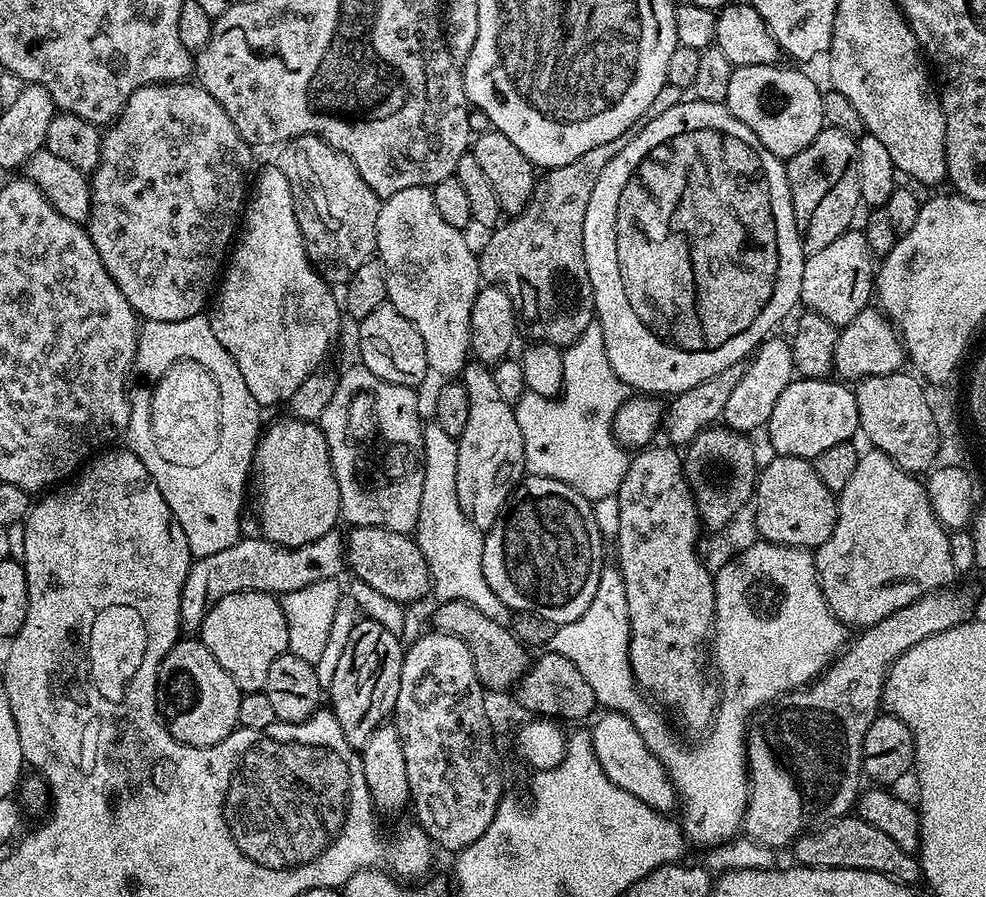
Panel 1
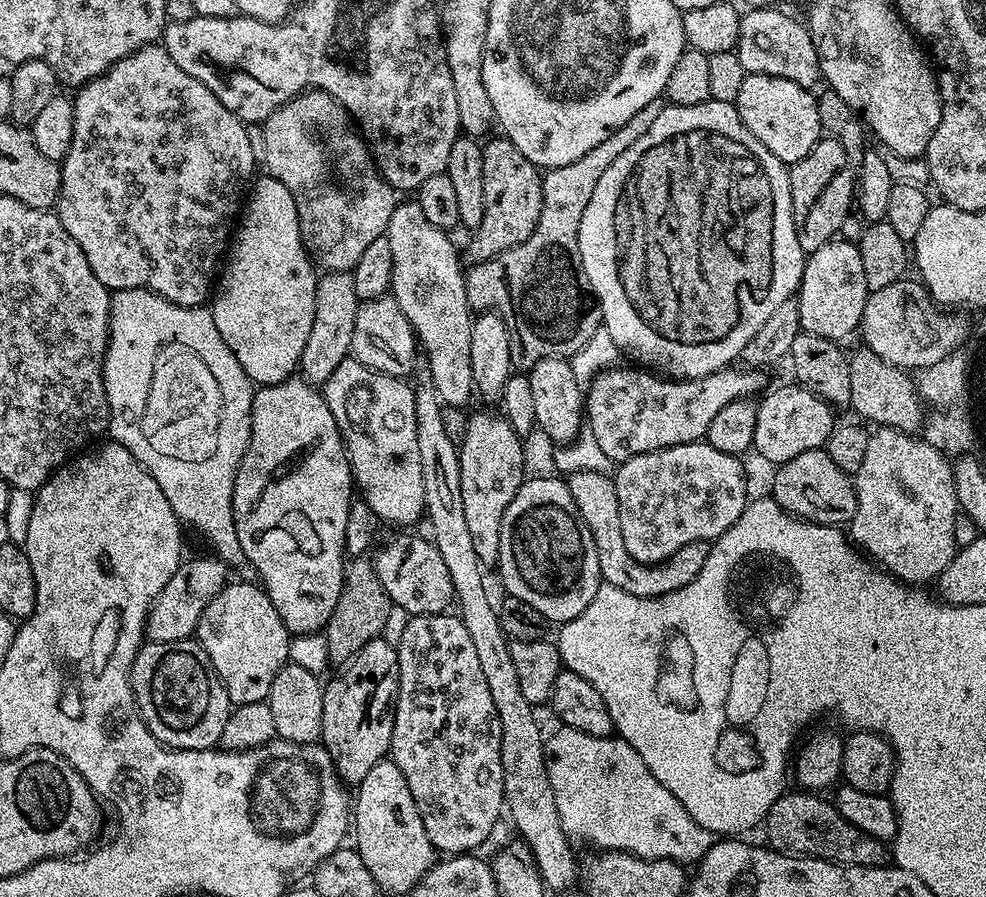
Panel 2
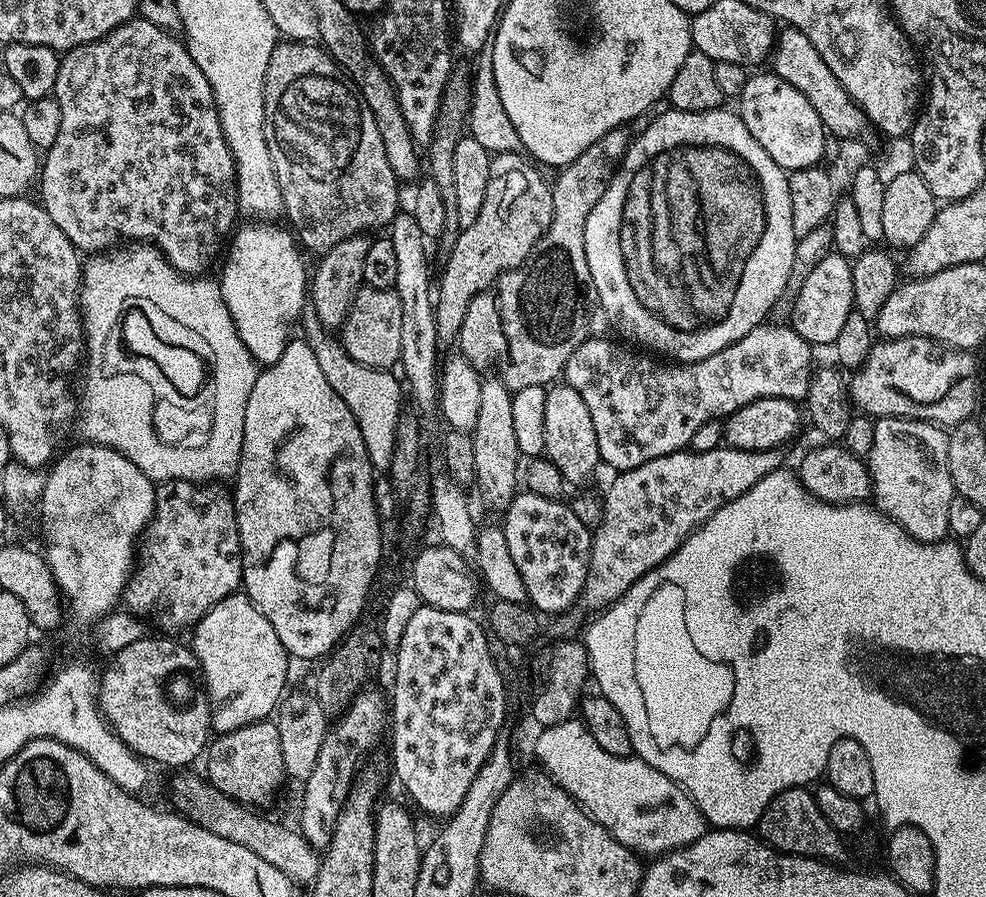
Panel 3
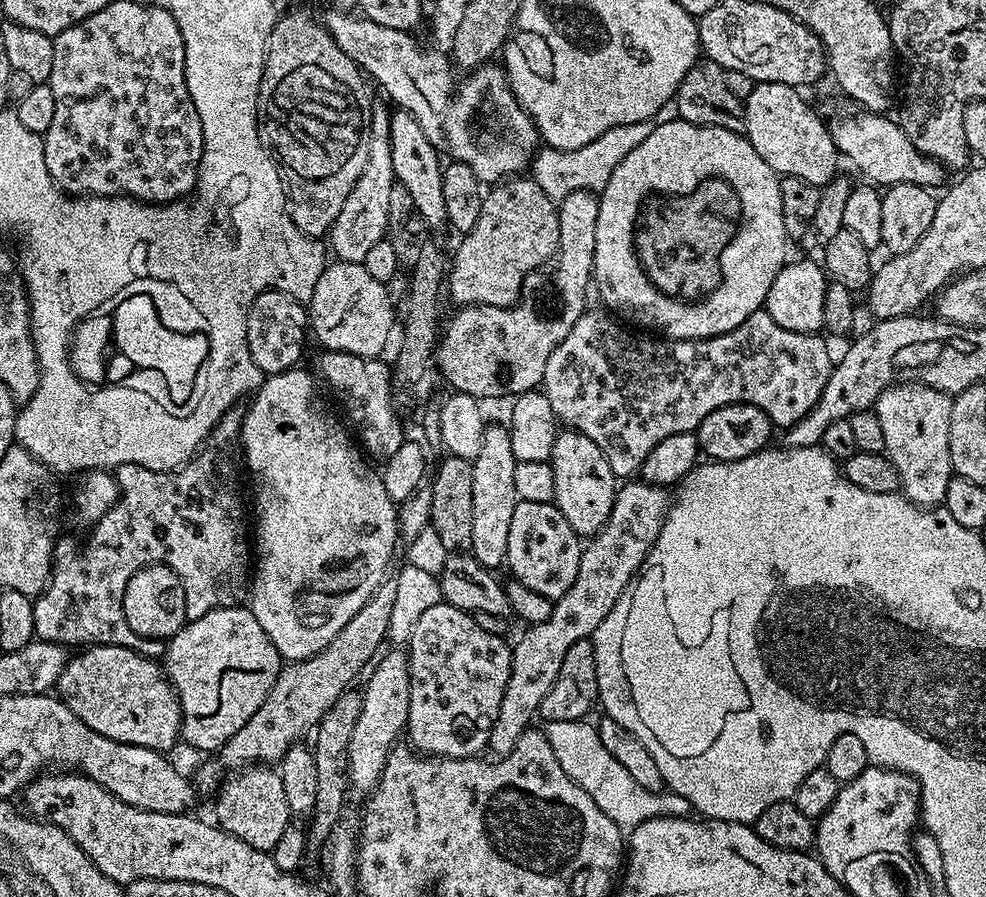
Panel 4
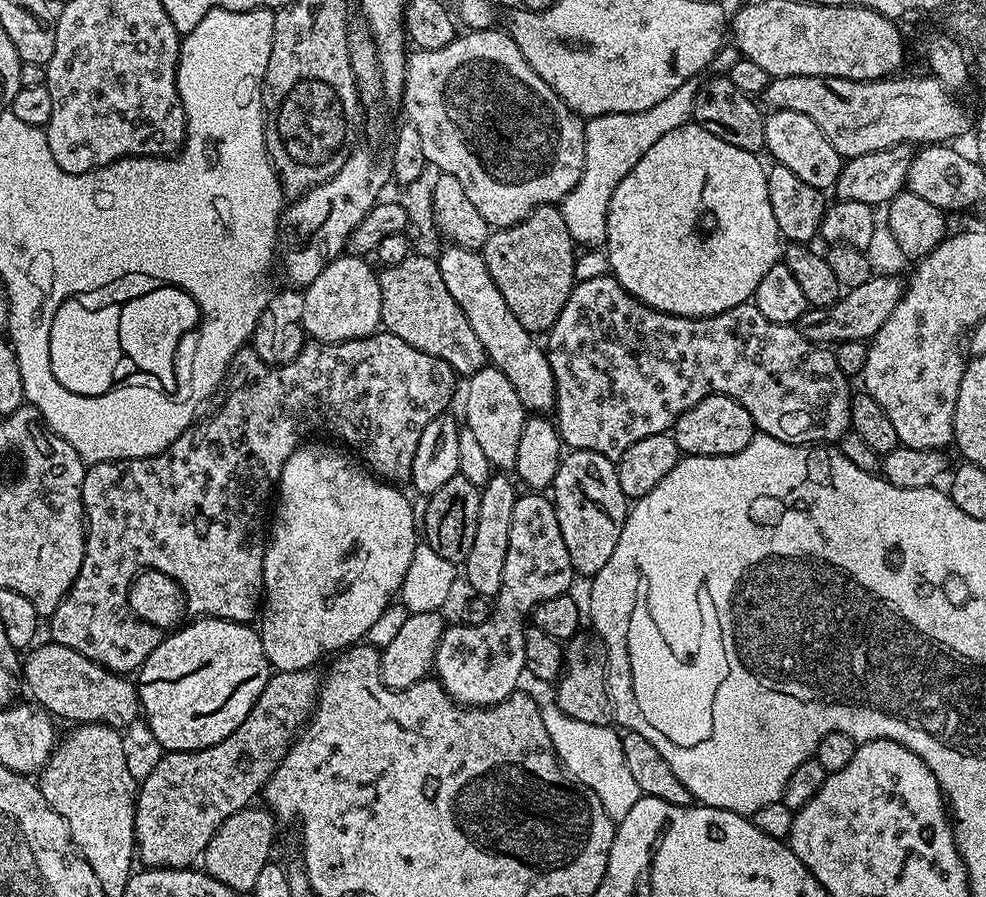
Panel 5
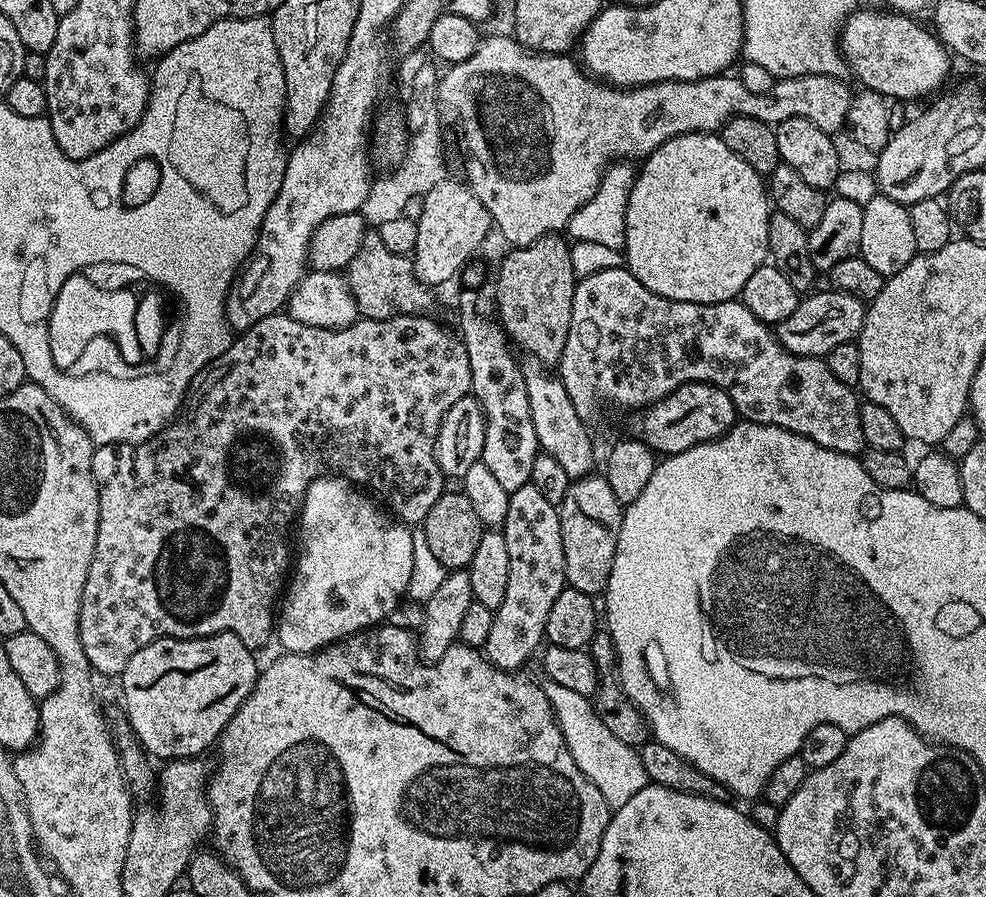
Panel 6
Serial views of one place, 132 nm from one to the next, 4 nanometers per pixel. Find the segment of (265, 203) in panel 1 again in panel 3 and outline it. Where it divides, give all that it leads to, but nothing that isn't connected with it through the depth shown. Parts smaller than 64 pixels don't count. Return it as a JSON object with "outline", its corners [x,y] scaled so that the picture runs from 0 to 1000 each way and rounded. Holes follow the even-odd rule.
{"outline":[[[280,247],[247,249],[252,250],[244,249],[230,273],[221,315],[225,337],[233,348],[253,398],[259,405],[261,401],[261,407],[271,408],[282,404],[292,385],[296,360],[299,357],[301,360],[309,347],[314,303],[308,300],[305,273],[291,253],[283,254]]]}

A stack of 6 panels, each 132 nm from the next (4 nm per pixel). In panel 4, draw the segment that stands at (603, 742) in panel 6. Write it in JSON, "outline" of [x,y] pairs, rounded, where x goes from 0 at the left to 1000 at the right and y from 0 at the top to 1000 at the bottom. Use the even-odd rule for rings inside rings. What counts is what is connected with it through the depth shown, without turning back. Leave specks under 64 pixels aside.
{"outline":[[[595,802],[590,803],[557,803],[554,807],[554,819],[562,836],[562,845],[566,845],[566,854],[574,858],[574,863],[602,890],[606,903],[619,912],[631,925],[640,925],[651,921],[664,910],[698,910],[700,897],[696,890],[686,883],[670,881],[660,883],[655,876],[647,876],[633,855],[611,832],[611,823],[606,823],[603,810]]]}

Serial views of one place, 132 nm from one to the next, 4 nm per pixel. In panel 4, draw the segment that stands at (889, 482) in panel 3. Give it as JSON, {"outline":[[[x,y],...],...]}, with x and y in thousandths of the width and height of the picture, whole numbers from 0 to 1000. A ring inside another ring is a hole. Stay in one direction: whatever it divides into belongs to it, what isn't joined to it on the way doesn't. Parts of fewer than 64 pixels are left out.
{"outline":[[[914,426],[900,433],[886,452],[890,470],[895,470],[895,485],[899,487],[897,504],[901,514],[907,520],[909,531],[913,534],[912,547],[927,562],[934,564],[956,563],[959,542],[963,542],[966,516],[963,515],[963,453],[966,441],[952,437],[942,428],[932,426]]]}

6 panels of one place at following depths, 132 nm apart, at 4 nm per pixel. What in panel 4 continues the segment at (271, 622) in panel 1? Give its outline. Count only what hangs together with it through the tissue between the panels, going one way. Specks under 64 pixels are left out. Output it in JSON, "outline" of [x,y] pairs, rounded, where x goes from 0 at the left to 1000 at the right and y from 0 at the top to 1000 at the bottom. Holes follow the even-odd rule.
{"outline":[[[252,676],[218,678],[205,685],[205,689],[191,691],[169,715],[168,720],[170,728],[164,735],[164,744],[170,761],[178,770],[178,779],[183,781],[183,819],[186,828],[203,838],[211,838],[207,841],[218,839],[233,823],[237,823],[249,805],[254,805],[254,796],[266,787],[286,744],[286,734],[278,716],[270,711],[270,702],[262,698],[262,689],[258,689]]]}

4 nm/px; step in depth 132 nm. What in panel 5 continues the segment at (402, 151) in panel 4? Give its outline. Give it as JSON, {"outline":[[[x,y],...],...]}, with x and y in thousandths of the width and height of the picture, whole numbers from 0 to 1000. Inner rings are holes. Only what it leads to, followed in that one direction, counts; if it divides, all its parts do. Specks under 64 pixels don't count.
{"outline":[[[450,274],[445,278],[444,293],[452,323],[456,323],[460,337],[469,341],[469,350],[473,350],[473,359],[477,359],[485,381],[489,381],[498,409],[509,412],[509,417],[517,421],[517,430],[521,430],[532,457],[540,462],[559,460],[564,454],[564,427],[555,391],[549,380],[547,384],[544,380],[547,378],[521,355],[521,346],[513,341],[513,332],[509,332],[509,323],[505,323],[501,310],[497,310],[490,284],[477,276]]]}

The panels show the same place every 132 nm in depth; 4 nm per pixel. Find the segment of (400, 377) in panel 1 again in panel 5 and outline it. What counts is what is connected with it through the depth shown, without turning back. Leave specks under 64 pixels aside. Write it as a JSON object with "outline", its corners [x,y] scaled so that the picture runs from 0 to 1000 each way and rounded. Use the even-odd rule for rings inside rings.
{"outline":[[[346,283],[341,290],[329,298],[327,305],[318,310],[307,322],[309,341],[306,344],[305,359],[309,371],[316,379],[326,379],[332,384],[347,381],[348,379],[362,379],[368,375],[375,375],[386,365],[385,351],[387,350],[387,326],[385,323],[385,309],[382,300],[377,300],[372,294],[373,290],[368,284]]]}

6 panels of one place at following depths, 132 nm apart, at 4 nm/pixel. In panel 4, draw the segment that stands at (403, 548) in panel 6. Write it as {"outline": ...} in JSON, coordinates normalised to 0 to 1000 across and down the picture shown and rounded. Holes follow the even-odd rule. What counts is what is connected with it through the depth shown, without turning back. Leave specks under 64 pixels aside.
{"outline":[[[301,408],[291,411],[286,416],[273,418],[267,427],[261,431],[258,440],[255,443],[256,452],[252,459],[246,463],[243,473],[243,489],[245,496],[245,513],[256,525],[256,553],[254,548],[254,562],[260,565],[260,580],[258,575],[258,637],[254,642],[254,677],[258,689],[262,689],[262,698],[270,702],[270,711],[278,716],[282,729],[289,737],[309,736],[323,725],[337,715],[339,707],[371,676],[375,662],[379,662],[382,653],[388,649],[395,641],[394,632],[398,629],[398,619],[402,615],[402,606],[406,602],[406,572],[404,570],[403,559],[391,551],[386,527],[381,526],[372,517],[370,505],[367,503],[364,494],[359,489],[358,483],[347,472],[346,465],[336,459],[327,447],[324,446],[325,437],[320,434],[322,425],[308,411],[308,408]]]}

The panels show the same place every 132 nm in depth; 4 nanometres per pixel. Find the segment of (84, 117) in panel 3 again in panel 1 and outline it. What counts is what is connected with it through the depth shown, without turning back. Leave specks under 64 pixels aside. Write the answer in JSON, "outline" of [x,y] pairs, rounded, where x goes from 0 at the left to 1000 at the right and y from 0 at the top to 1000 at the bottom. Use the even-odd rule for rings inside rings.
{"outline":[[[199,91],[149,94],[136,100],[121,129],[104,144],[101,153],[101,179],[91,193],[93,236],[87,246],[87,258],[95,270],[95,279],[99,279],[99,288],[103,288],[103,297],[110,302],[112,310],[116,310],[120,323],[124,323],[128,337],[132,337],[139,353],[156,359],[181,359],[185,355],[202,352],[208,347],[220,320],[221,309],[228,298],[233,273],[245,245],[245,233],[248,231],[249,215],[254,210],[252,191],[256,187],[256,169],[257,166],[245,154],[245,149],[241,149],[237,136],[233,136],[233,127],[229,127],[222,114]]]}

